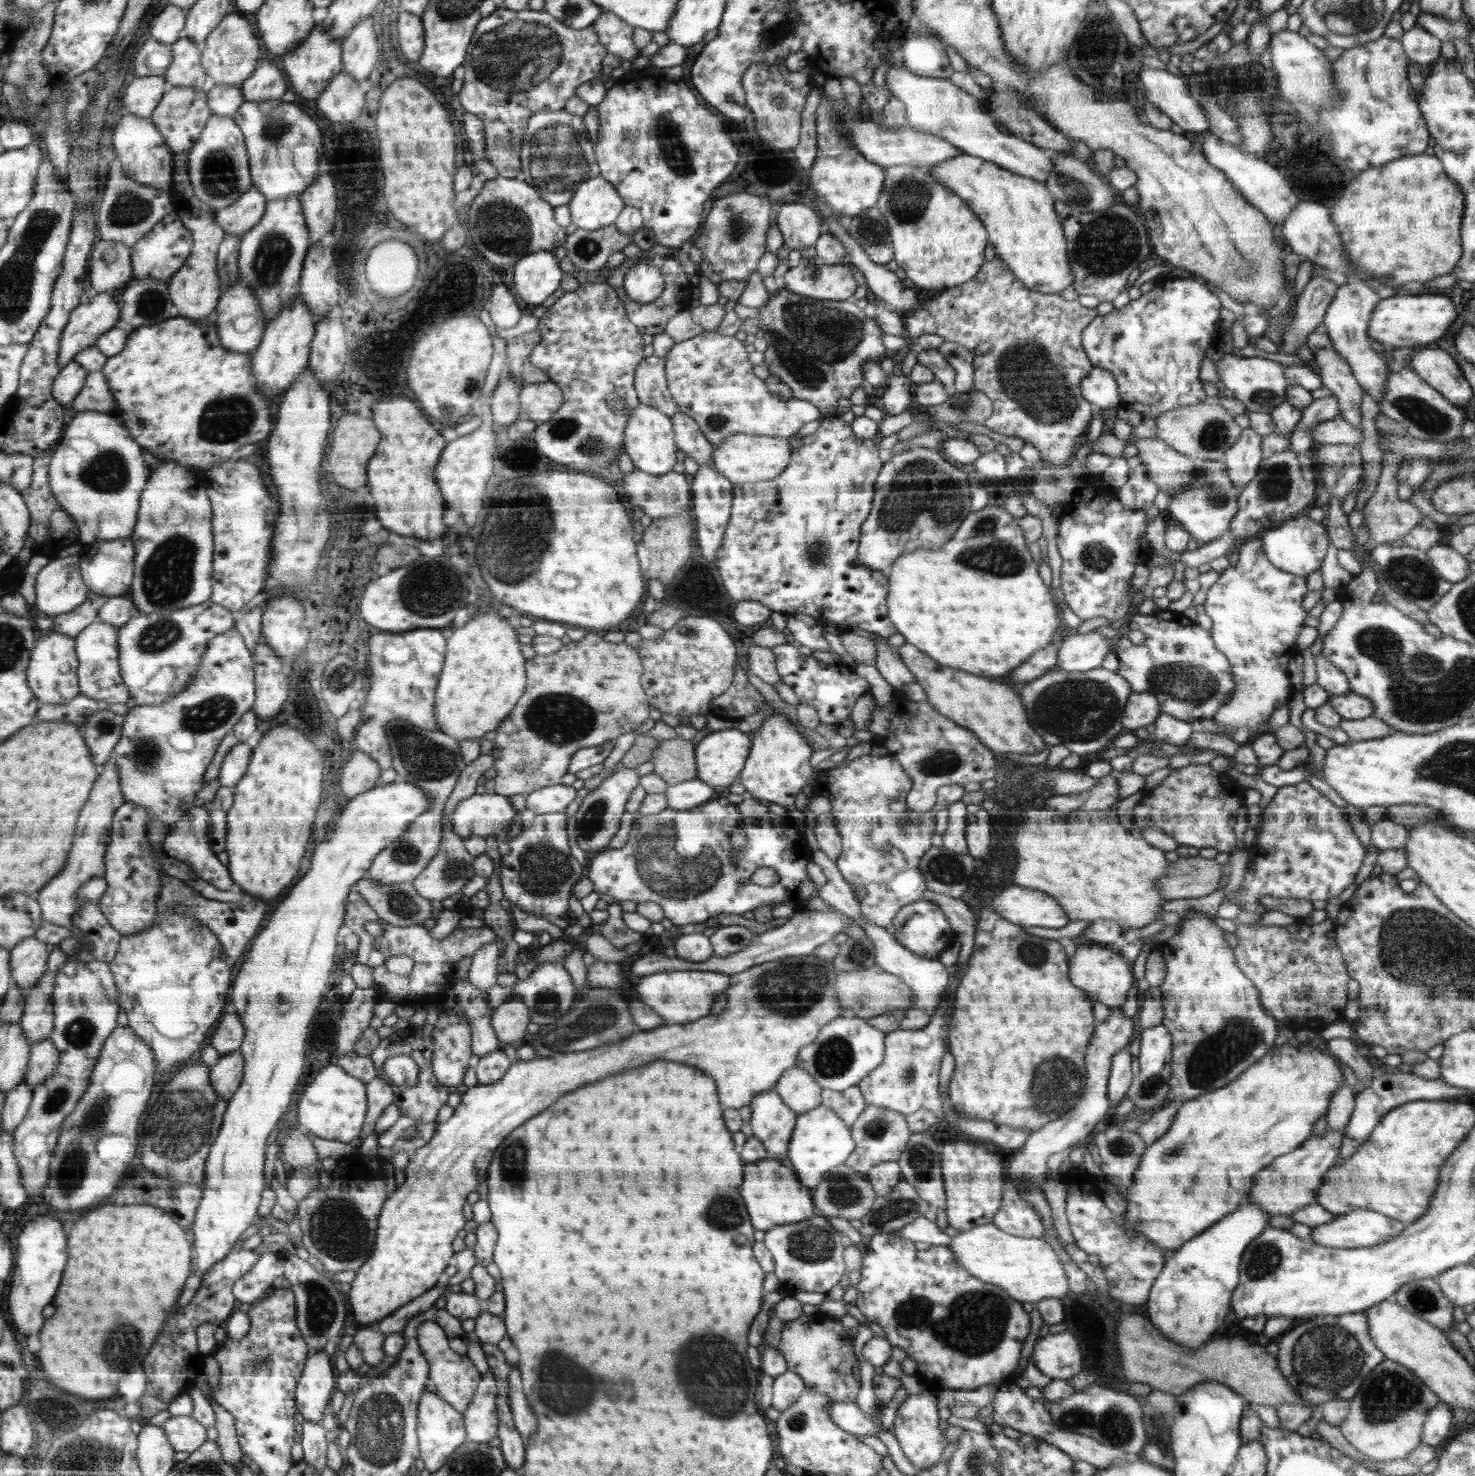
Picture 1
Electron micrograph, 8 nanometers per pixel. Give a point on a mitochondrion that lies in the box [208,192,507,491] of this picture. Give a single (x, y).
(269, 262)

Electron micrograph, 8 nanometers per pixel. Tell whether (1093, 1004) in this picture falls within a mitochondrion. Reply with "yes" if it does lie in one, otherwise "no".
no

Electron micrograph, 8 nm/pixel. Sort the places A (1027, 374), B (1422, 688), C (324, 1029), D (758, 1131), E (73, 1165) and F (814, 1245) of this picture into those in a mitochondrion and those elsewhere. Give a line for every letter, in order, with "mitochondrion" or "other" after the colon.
A: mitochondrion
B: mitochondrion
C: other
D: other
E: mitochondrion
F: mitochondrion

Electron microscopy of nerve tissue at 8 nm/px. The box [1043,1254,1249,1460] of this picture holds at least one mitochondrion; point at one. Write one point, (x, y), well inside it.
(1112, 1426)

